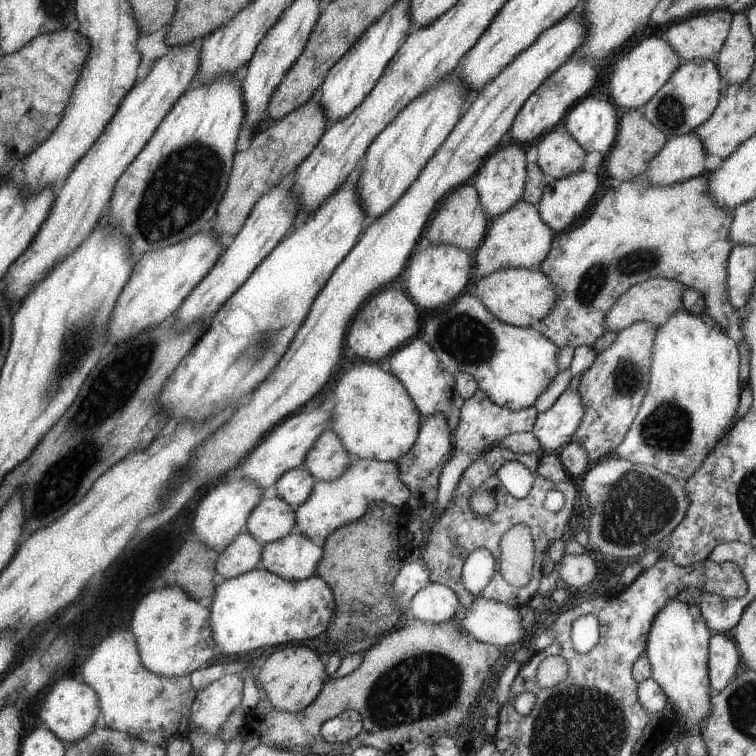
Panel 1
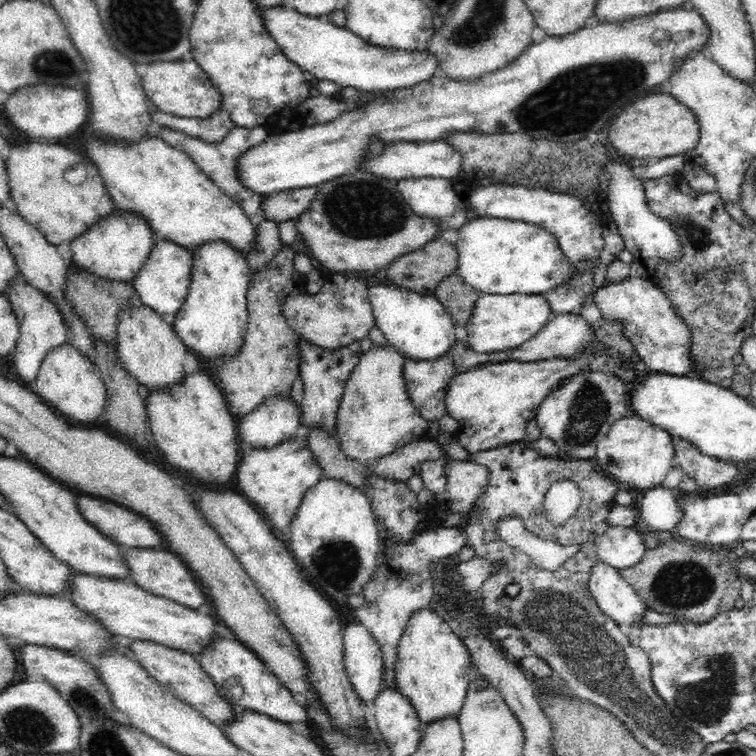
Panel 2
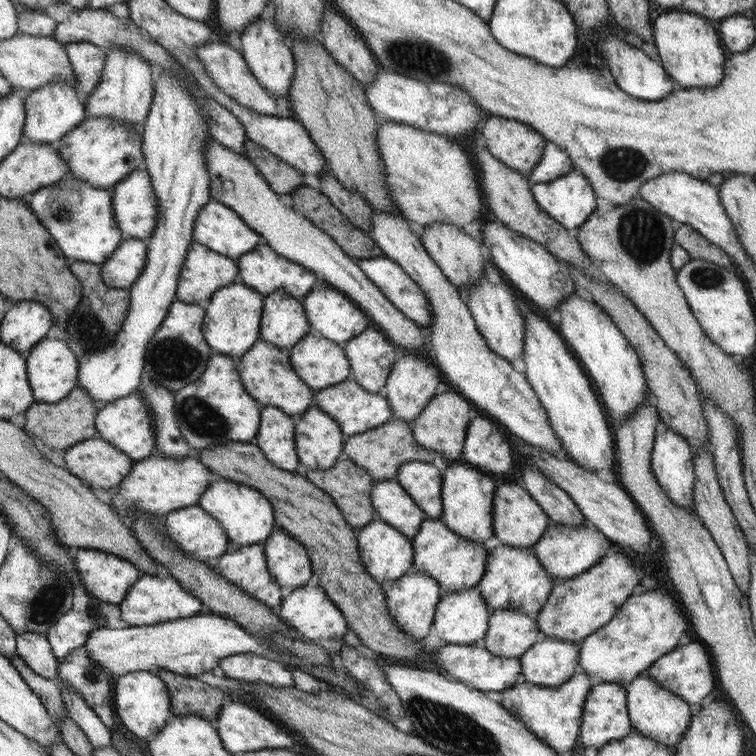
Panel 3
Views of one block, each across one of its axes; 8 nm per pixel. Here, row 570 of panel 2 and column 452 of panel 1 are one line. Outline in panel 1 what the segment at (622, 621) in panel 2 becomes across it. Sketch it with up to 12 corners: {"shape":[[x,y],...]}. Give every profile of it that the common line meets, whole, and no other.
{"shape":[[432,583],[411,600],[411,618],[447,623],[462,609],[447,586]]}

